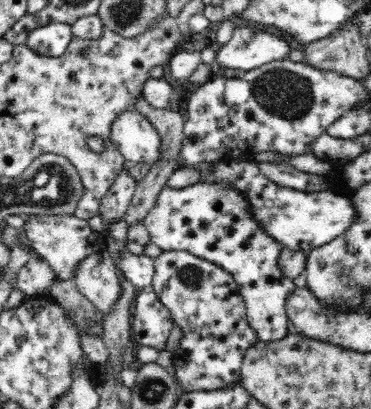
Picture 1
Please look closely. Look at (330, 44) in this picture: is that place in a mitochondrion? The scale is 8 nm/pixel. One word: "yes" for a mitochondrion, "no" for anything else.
no

